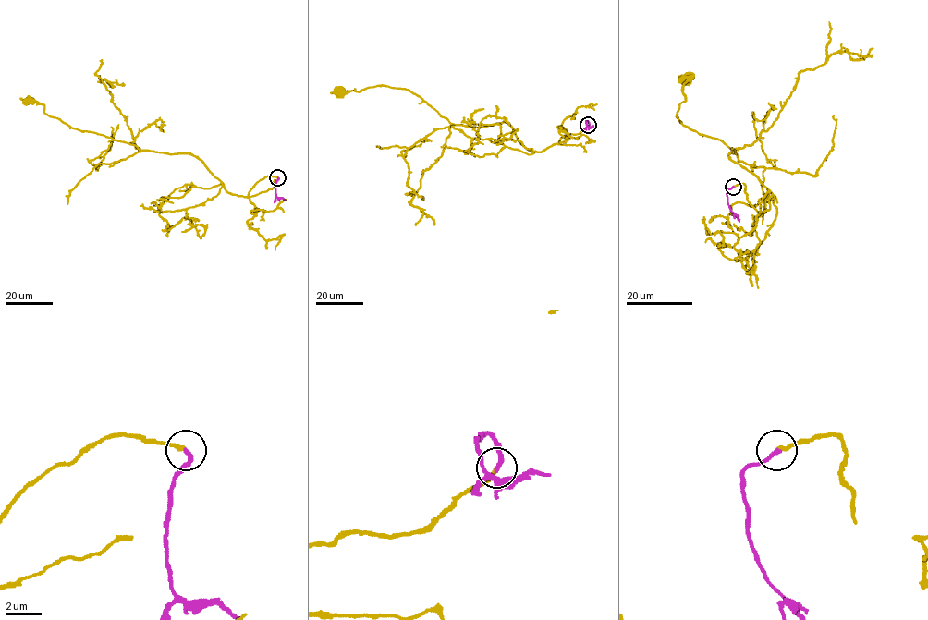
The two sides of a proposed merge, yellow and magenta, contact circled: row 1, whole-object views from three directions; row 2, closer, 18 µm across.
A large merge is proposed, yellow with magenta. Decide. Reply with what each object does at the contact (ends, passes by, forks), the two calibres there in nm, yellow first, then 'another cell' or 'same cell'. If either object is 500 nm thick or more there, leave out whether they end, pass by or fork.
yellow ends there; magenta ends there; 220 nm thick on the yellow side, 240 nm on the other; same cell

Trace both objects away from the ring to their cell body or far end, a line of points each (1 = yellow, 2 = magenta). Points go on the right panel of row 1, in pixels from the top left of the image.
1: (733, 187), (745, 185), (758, 213), (770, 208), (772, 194), (728, 157), (735, 151), (677, 117), (686, 79)
2: (733, 187), (726, 190), (727, 204), (734, 218)

